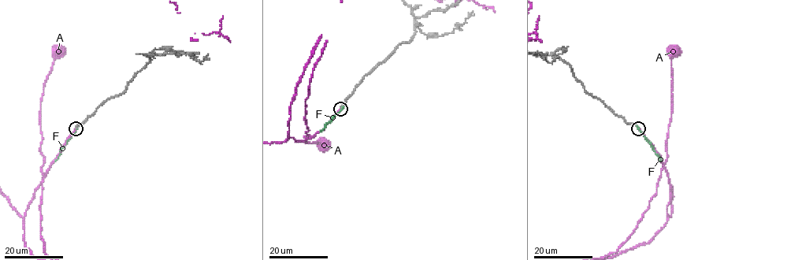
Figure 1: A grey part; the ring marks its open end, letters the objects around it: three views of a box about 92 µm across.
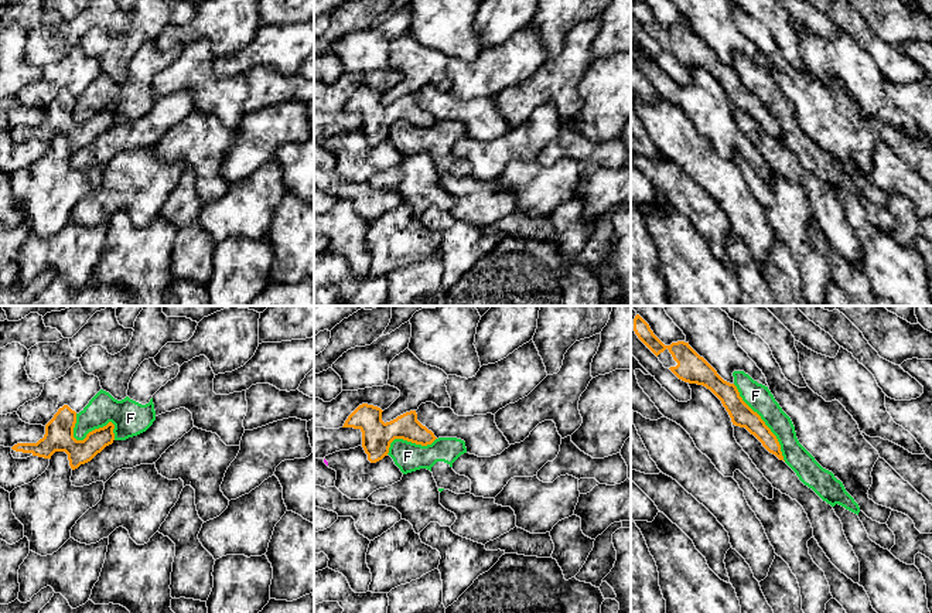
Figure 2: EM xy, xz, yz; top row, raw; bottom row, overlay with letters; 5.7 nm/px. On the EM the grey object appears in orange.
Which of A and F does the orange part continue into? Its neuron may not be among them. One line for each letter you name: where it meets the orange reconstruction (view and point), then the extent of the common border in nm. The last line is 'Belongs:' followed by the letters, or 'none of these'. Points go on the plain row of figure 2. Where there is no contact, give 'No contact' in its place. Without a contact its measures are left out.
Belongs: none of these

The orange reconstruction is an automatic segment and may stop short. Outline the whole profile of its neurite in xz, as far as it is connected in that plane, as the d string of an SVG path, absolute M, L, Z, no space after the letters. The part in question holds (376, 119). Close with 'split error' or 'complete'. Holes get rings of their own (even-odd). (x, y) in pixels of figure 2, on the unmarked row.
M359 88L345 103L342 110L362 115L362 130L371 146L382 143L389 136L395 122L416 127L431 127L437 120L417 103L416 93L406 95L390 105L382 103L382 92L373 88Z; complete

